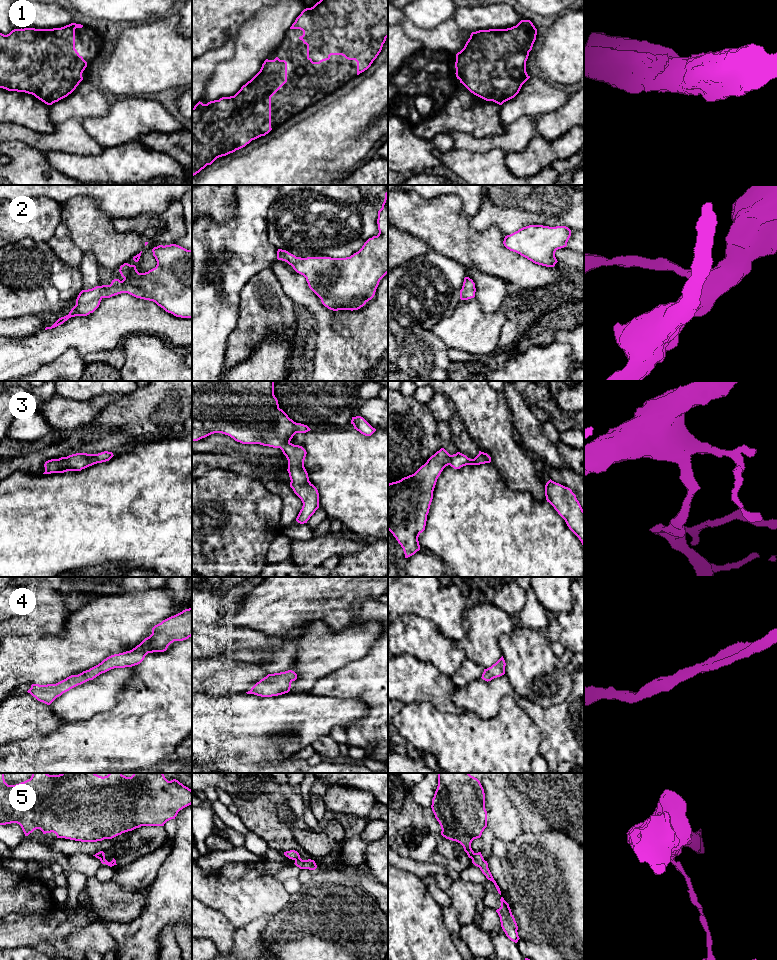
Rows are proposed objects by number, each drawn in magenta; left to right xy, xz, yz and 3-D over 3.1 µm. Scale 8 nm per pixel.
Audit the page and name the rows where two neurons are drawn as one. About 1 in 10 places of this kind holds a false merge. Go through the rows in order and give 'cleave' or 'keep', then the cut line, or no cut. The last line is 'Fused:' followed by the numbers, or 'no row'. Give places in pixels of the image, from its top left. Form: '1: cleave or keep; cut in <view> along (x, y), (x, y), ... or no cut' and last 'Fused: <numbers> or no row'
1: keep; no cut
2: keep; no cut
3: keep; no cut
4: keep; no cut
5: cleave; cut in yz along (475, 853), (472, 859)
Fused: 5

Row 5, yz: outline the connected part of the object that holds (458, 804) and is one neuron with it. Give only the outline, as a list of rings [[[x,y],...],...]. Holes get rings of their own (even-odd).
[[[438,773],[438,786],[431,808],[441,826],[441,835],[460,843],[468,857],[473,859],[475,853],[471,843],[480,838],[487,827],[485,793],[480,781],[469,773]]]

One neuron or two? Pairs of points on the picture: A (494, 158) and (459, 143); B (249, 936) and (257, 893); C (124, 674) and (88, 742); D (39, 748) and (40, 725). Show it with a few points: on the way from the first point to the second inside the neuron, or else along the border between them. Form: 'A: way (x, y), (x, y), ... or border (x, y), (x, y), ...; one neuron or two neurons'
A: border (458, 149), (487, 152), (500, 148), (505, 152); two neurons
B: border (273, 914), (260, 916), (236, 929); two neurons
C: border (119, 693), (117, 702), (110, 709), (82, 720); two neurons
D: border (61, 723), (43, 735); two neurons

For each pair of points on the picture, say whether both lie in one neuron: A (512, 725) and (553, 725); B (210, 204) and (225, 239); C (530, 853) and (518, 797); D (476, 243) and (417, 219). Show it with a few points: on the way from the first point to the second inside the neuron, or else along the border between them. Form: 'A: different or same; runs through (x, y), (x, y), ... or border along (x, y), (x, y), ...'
A: different; border along (534, 722), (542, 738)
B: different; border along (236, 208), (223, 223), (202, 214)
C: different; border along (523, 830), (531, 832), (549, 831)
D: same; runs through (461, 242), (454, 238), (438, 222), (432, 221)

